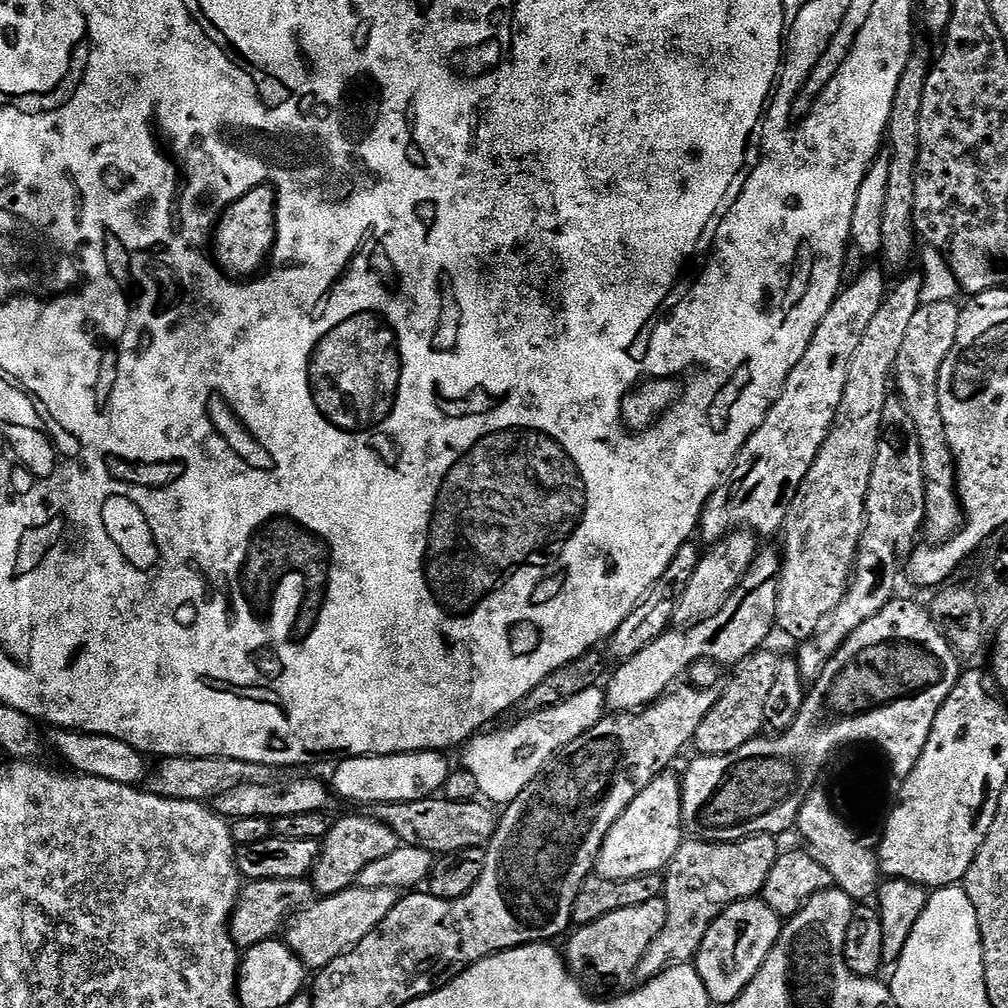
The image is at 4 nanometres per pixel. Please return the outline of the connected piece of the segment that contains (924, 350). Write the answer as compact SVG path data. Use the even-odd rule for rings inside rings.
M956 300L921 304L918 314L906 330L902 350L898 350L894 388L900 401L910 410L910 418L918 426L918 438L922 442L922 462L926 482L926 514L924 515L925 533L929 532L933 541L949 540L960 530L964 523L964 509L960 507L960 494L956 491L956 460L946 438L942 422L942 410L938 402L938 374L954 338L958 338L958 322L961 305Z

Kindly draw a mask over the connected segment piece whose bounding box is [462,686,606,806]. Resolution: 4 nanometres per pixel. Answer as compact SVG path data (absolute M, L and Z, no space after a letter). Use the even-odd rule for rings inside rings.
M600 686L591 688L553 708L529 716L520 716L517 724L505 732L496 732L493 736L480 734L467 741L463 749L465 752L462 767L470 774L474 774L474 779L478 781L480 796L485 801L493 805L507 806L548 767L553 757L566 746L570 746L574 738L582 738L582 734L586 734L586 730L593 728L599 720L603 720L605 715L605 689Z

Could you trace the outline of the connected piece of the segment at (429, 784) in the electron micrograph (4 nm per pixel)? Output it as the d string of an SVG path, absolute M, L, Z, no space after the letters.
M403 752L397 756L350 756L339 761L330 779L330 788L337 797L352 804L393 804L425 800L443 789L450 765L440 752Z

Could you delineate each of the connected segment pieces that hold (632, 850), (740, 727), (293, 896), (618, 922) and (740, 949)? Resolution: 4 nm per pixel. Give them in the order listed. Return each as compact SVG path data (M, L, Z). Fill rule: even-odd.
M672 775L655 776L650 786L626 806L604 840L600 857L596 859L595 875L611 880L629 880L651 872L660 874L667 869L686 836L682 824L682 780L679 775Z
M769 650L751 652L745 660L735 665L732 681L723 685L718 702L702 718L696 731L695 751L702 756L721 756L734 754L746 746L746 742L757 739L760 731L765 731L766 701L770 689L774 686L774 678L778 674L778 662L781 657Z
M307 879L302 880L250 880L241 887L240 897L228 921L236 947L247 950L258 942L273 939L287 925L290 917L307 908L317 899L318 893Z
M662 898L643 906L614 910L606 914L606 918L598 918L598 922L581 924L567 937L568 949L565 947L562 952L568 971L588 990L612 988L628 979L631 981L642 954L646 954L650 942L662 934L662 926L666 926L666 902Z
M760 898L734 902L714 918L694 961L696 973L702 978L713 1005L731 1006L744 993L758 970L762 970L762 962L766 962L774 942L778 942L781 927L782 918Z

